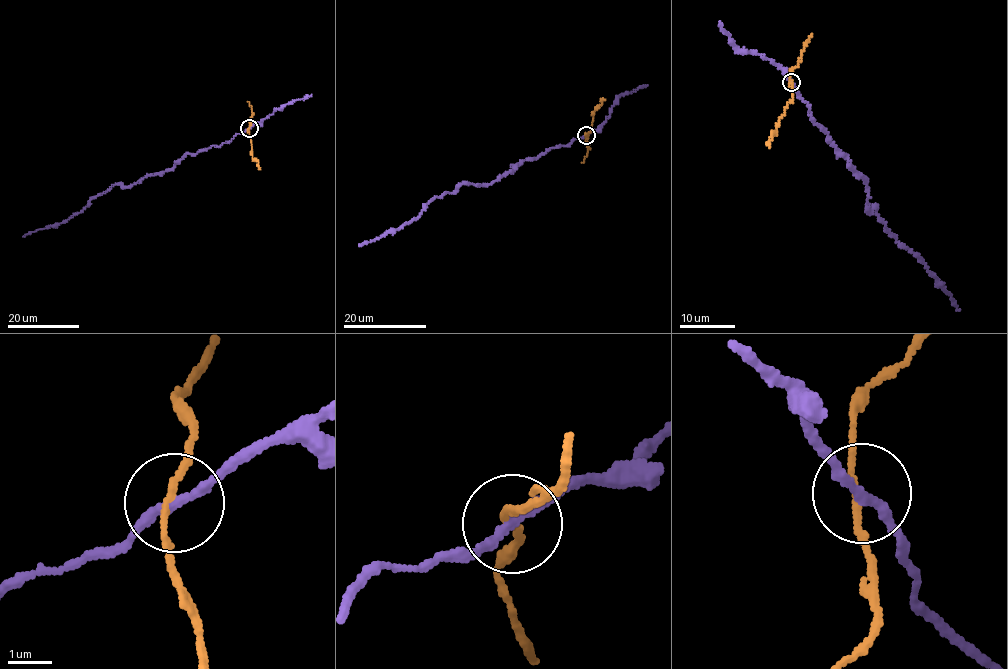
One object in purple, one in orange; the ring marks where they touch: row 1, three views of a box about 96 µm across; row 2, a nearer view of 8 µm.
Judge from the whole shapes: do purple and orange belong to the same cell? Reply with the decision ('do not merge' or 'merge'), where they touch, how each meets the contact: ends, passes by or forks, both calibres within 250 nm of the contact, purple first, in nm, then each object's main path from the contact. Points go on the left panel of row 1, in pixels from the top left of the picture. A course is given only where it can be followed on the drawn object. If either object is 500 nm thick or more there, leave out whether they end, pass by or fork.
do not merge | (249, 128) | purple passes by | orange passes by | 200/130 nm | purple via (248, 128), (220, 146), (187, 154), (171, 169), (146, 175), (128, 187), (113, 185), (68, 219), (23, 236) | orange via (248, 128), (252, 158), (260, 169)

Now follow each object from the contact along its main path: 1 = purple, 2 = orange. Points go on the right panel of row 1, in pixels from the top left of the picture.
1: (791, 82), (809, 107), (814, 121), (866, 180), (868, 210), (874, 207), (885, 229), (915, 252), (959, 309)
2: (791, 82), (792, 100), (786, 105), (769, 146)

